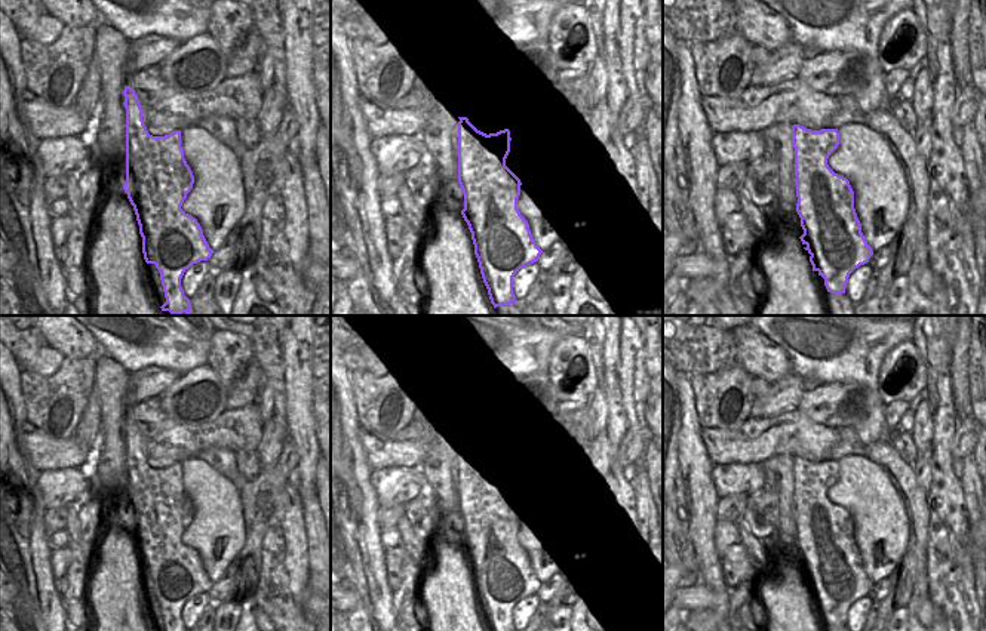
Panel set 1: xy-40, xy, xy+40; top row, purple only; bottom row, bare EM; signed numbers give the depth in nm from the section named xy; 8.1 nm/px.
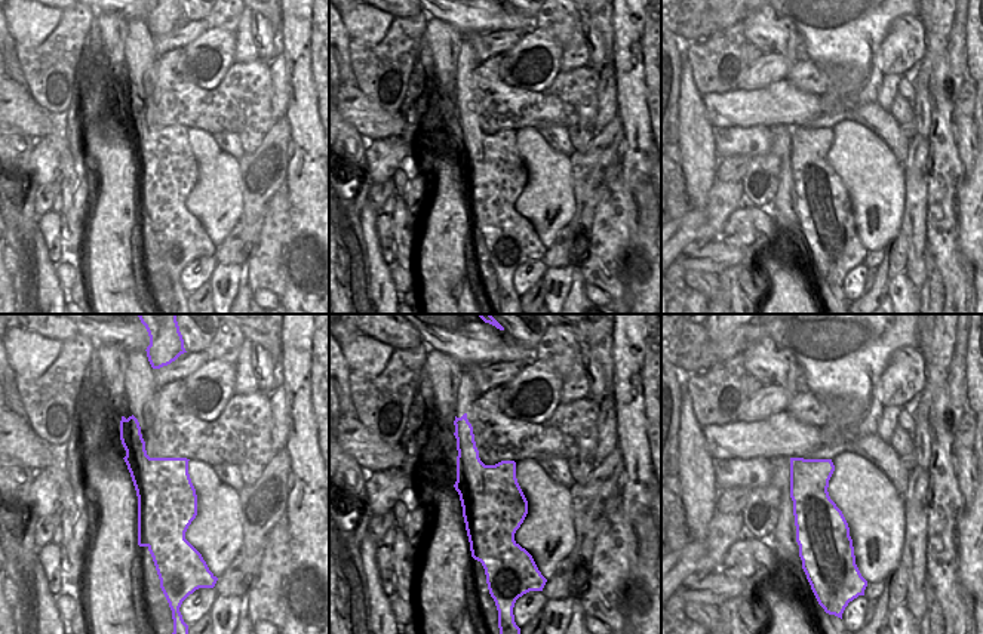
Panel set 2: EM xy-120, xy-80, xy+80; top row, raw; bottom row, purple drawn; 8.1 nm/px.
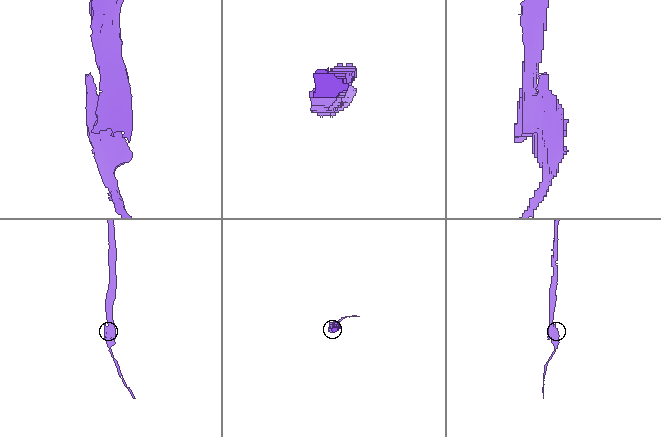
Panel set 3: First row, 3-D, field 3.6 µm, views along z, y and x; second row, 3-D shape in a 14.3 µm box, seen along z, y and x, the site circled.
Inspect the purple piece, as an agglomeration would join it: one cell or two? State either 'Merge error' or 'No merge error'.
Merge error.

